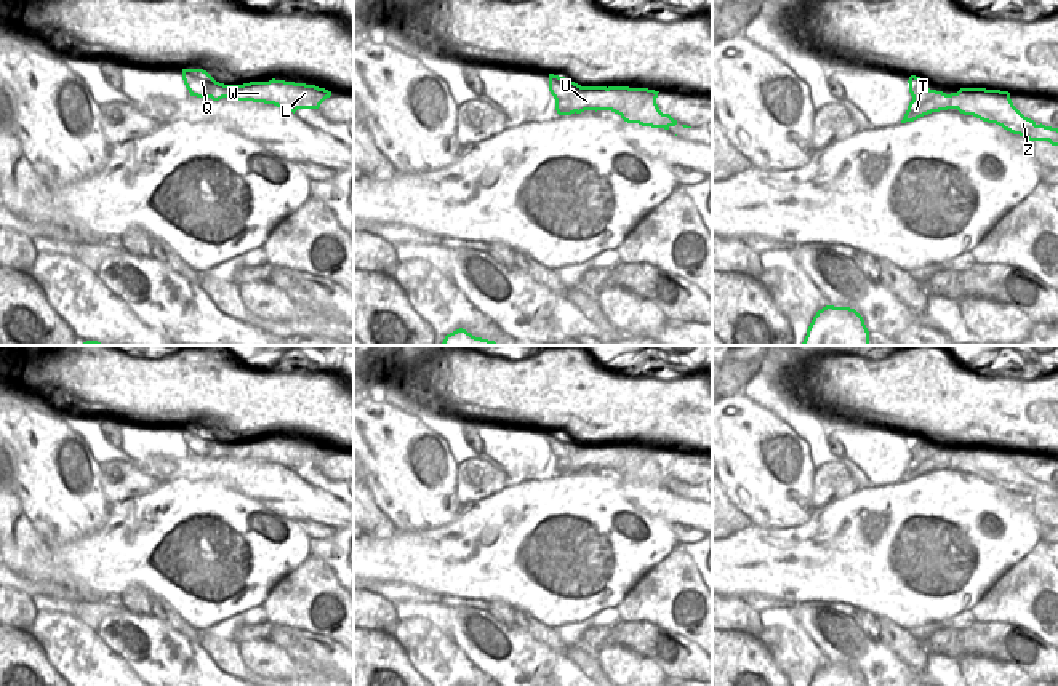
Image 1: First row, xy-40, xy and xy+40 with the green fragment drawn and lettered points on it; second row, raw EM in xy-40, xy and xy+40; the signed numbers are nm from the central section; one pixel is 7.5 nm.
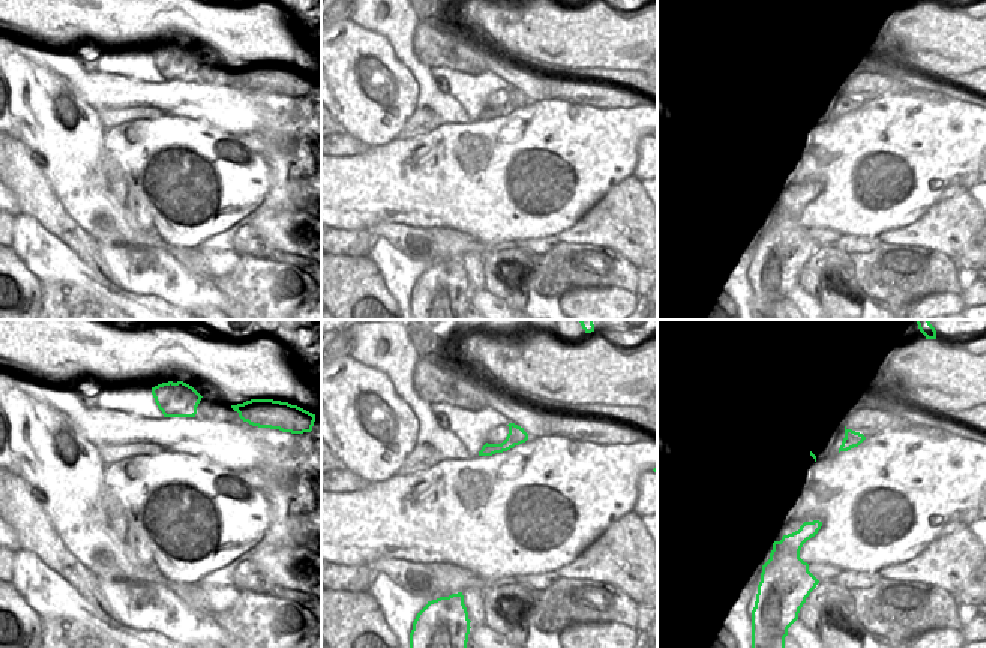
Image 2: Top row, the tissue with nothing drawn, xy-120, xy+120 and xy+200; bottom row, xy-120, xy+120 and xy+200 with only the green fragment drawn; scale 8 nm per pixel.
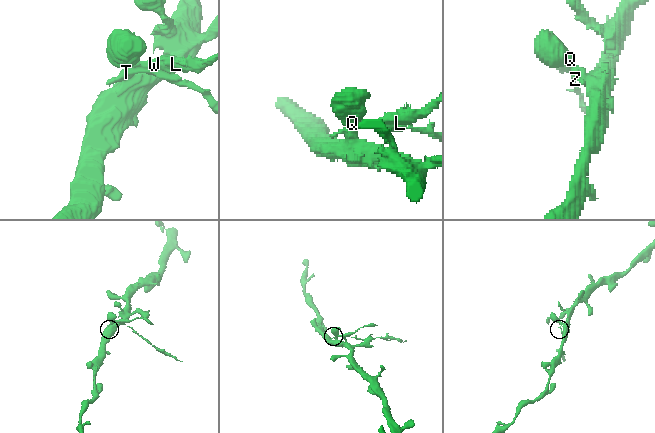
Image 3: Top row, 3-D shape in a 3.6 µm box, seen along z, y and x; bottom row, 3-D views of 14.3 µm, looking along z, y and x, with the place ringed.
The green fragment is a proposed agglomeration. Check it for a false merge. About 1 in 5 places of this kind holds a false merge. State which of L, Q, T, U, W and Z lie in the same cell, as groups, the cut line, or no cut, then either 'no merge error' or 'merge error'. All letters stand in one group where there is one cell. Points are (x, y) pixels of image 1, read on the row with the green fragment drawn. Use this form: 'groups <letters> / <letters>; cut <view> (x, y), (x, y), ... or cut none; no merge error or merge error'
groups L U W Z / Q T; cut xy (578, 85), (570, 103), (573, 111); merge error

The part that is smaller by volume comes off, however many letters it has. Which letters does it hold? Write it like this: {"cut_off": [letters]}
{"cut_off": ["L", "U", "W", "Z"]}

